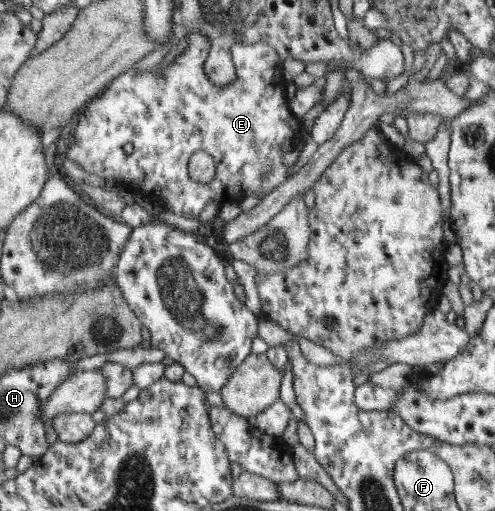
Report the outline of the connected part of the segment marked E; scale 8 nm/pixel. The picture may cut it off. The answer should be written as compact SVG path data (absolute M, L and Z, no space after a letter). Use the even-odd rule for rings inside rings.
M194 31L188 40L188 48L166 69L165 74L157 75L152 70L149 73L136 73L136 67L130 67L125 74L116 76L112 79L111 86L109 86L103 94L94 99L87 105L86 109L79 113L79 119L76 122L76 129L72 132L73 142L67 148L66 157L79 163L83 169L90 174L99 175L99 177L116 178L121 185L128 187L135 196L142 195L151 198L157 207L164 210L172 210L175 214L181 214L185 217L198 218L199 214L203 212L203 208L208 202L216 204L217 208L221 208L224 204L239 203L245 196L249 194L259 194L261 192L270 193L277 185L285 182L288 168L281 164L281 158L285 152L291 152L301 140L301 126L299 122L293 118L292 110L289 110L290 104L285 100L285 92L287 92L287 80L283 80L283 74L279 70L279 54L272 48L272 44L262 41L257 44L235 44L231 46L231 56L233 57L233 64L235 65L236 78L227 86L215 86L205 74L205 61L209 56L210 42L204 34ZM198 151L208 152L213 156L213 161L216 165L216 174L211 182L201 184L191 180L188 174L188 163L193 154Z

